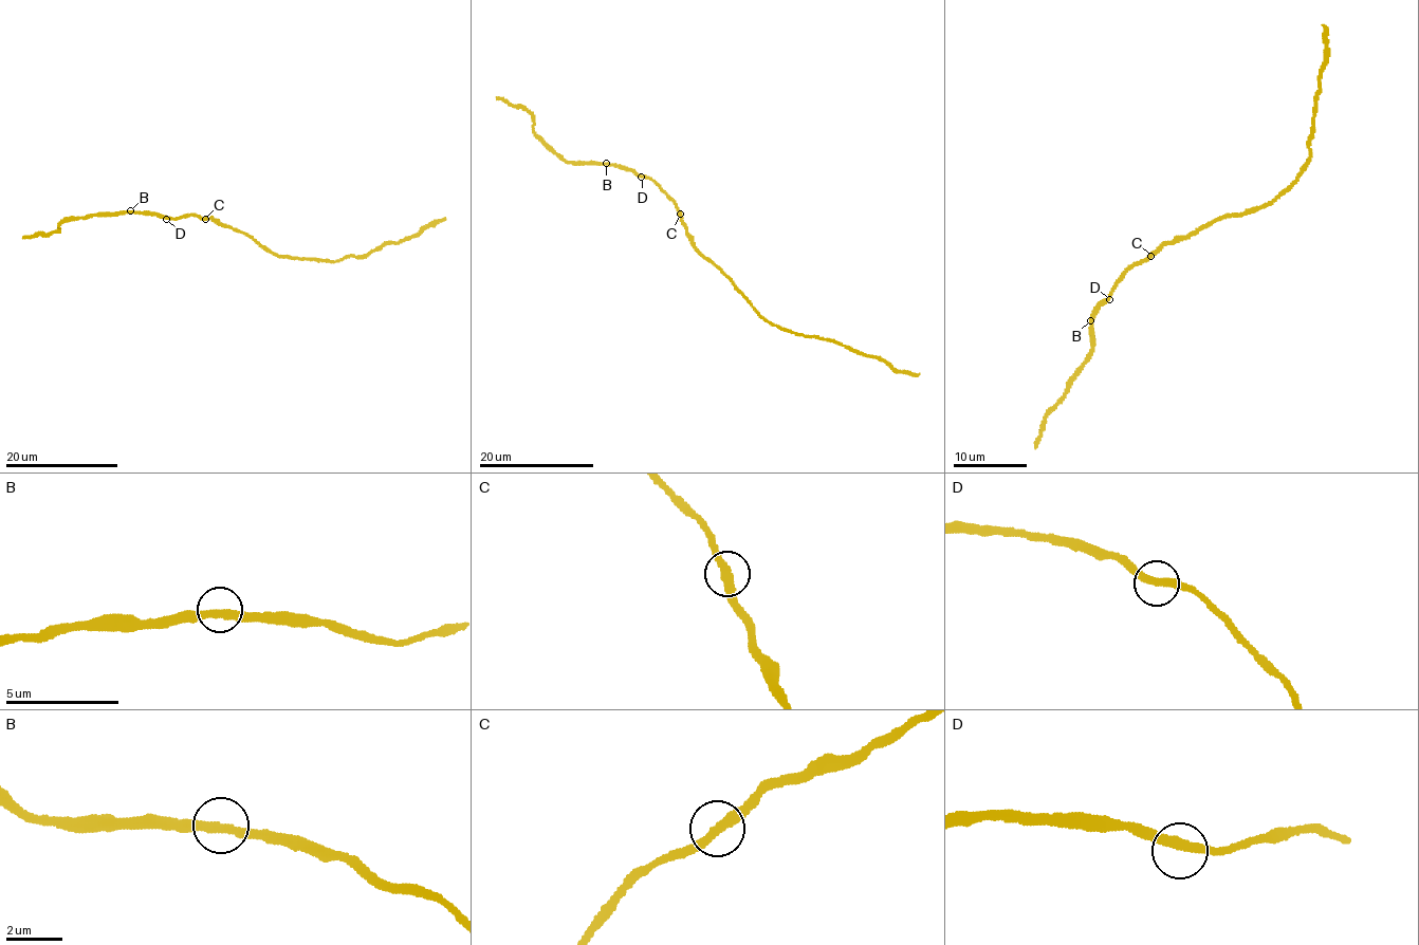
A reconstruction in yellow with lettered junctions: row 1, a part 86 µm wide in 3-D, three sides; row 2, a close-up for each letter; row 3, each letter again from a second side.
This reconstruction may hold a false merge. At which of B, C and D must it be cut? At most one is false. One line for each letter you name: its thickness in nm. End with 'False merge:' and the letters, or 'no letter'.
False merge: no letter

